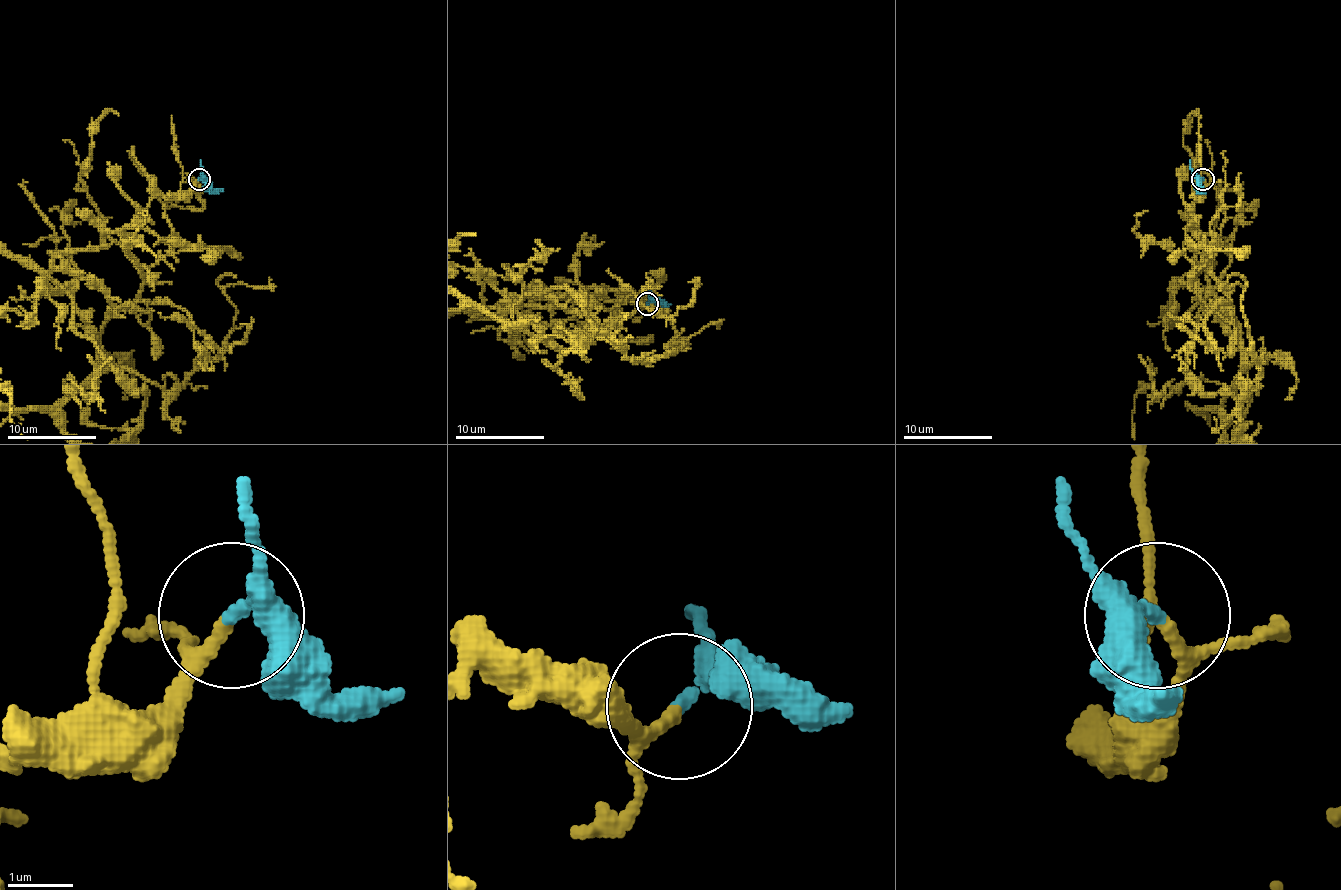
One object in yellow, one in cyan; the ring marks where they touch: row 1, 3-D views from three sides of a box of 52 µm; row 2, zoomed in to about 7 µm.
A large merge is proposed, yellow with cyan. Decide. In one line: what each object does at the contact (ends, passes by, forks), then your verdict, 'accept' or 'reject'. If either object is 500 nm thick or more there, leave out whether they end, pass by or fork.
yellow passes by; cyan passes by; accept

